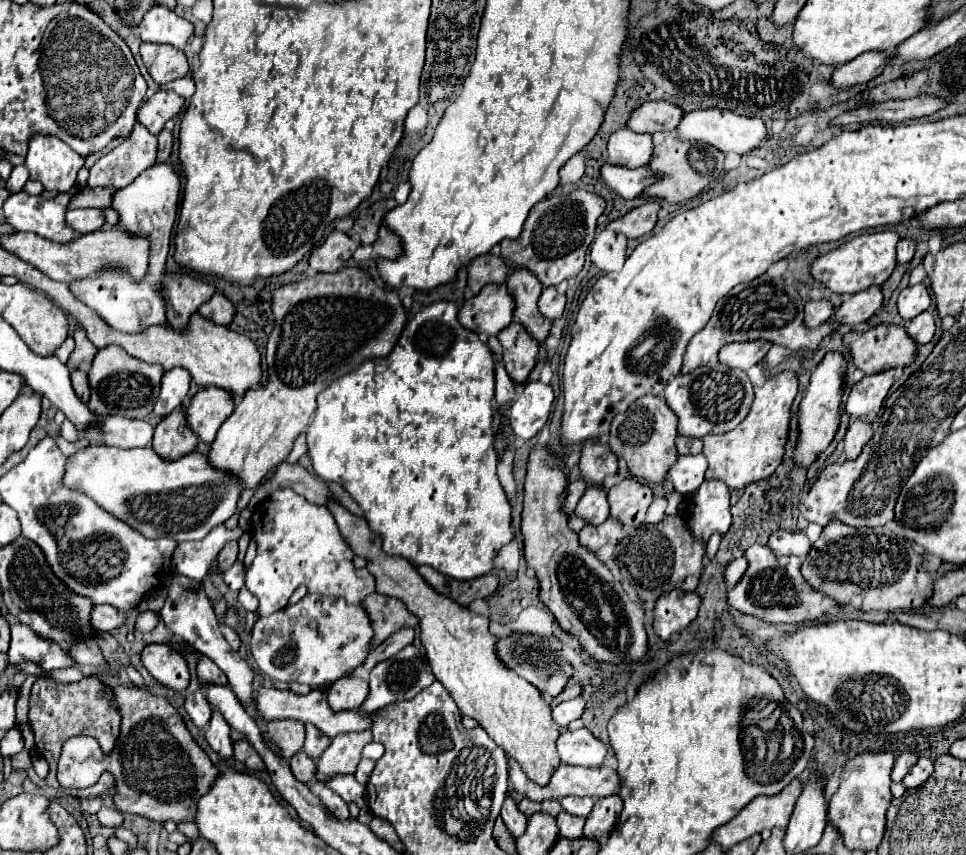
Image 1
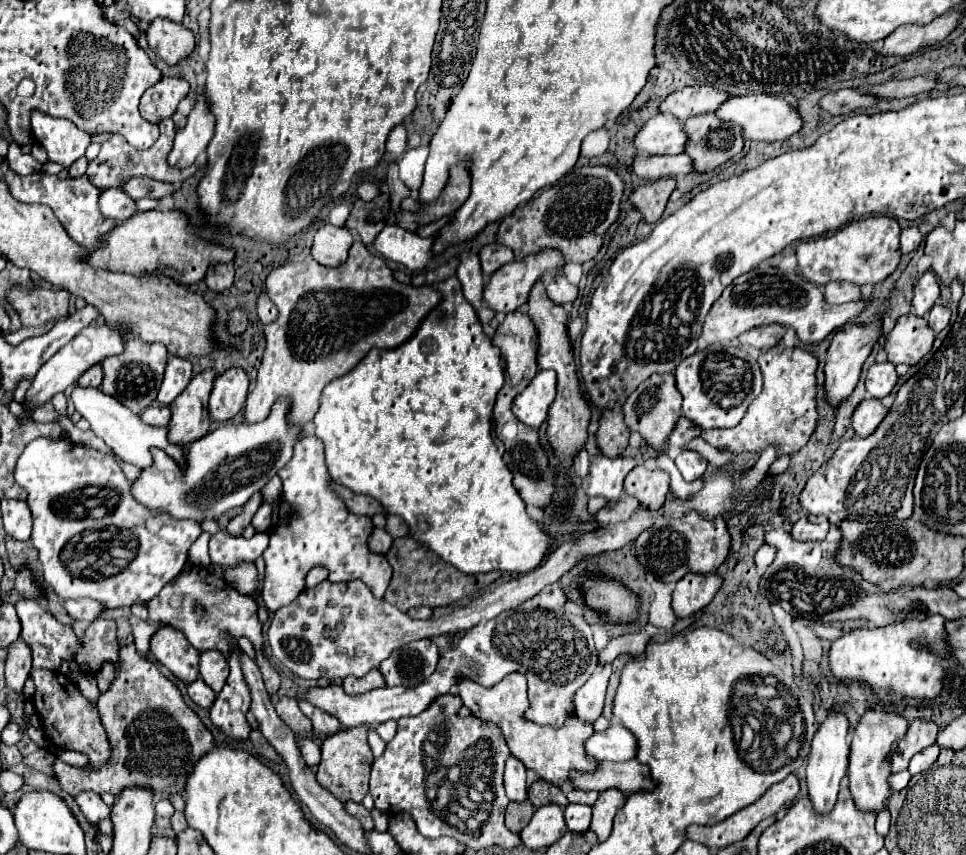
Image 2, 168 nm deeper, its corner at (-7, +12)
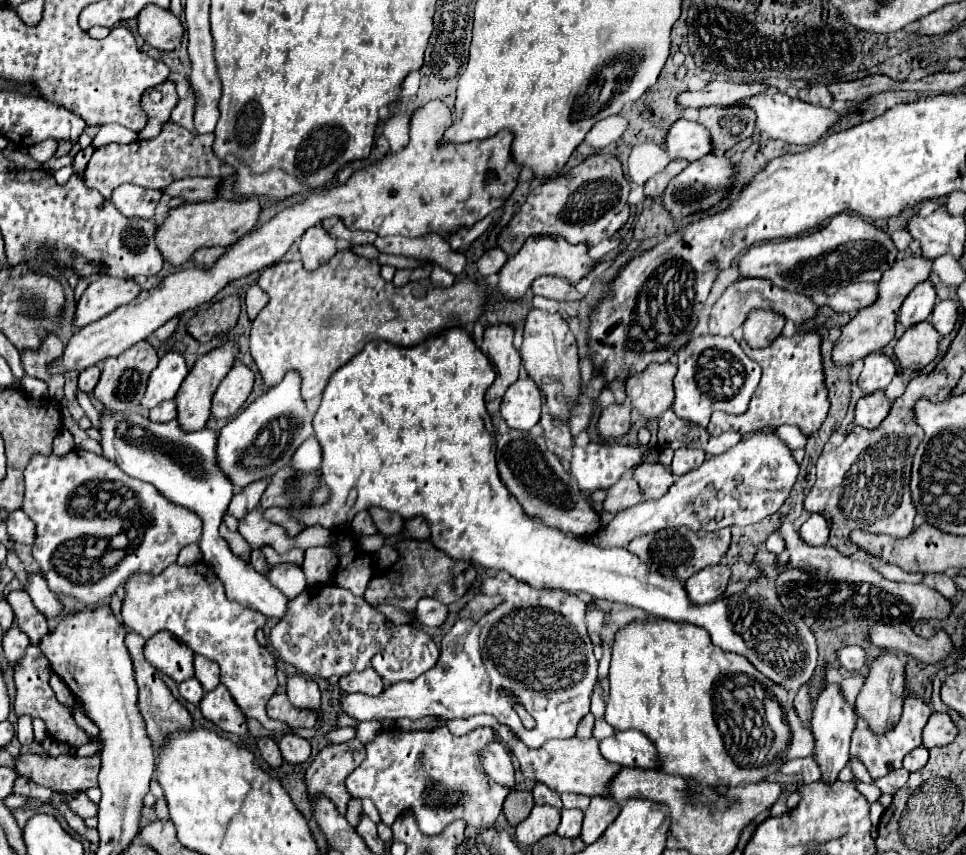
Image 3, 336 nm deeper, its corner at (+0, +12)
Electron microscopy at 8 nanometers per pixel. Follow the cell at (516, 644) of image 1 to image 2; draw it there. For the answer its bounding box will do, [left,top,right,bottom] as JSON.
[297,584,597,728]

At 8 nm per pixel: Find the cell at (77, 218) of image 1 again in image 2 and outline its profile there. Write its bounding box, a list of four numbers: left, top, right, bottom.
[99,188,135,220]

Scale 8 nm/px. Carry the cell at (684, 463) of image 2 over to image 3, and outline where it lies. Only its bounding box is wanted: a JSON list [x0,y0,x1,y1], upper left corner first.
[670,448,704,476]

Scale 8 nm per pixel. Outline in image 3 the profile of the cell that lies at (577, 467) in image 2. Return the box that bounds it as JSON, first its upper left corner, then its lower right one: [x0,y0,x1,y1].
[540,412,574,448]

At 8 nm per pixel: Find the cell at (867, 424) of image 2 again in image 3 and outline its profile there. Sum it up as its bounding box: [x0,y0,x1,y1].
[854,390,892,430]

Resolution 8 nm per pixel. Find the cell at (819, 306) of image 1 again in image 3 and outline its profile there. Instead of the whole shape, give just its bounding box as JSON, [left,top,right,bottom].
[828,282,878,314]

